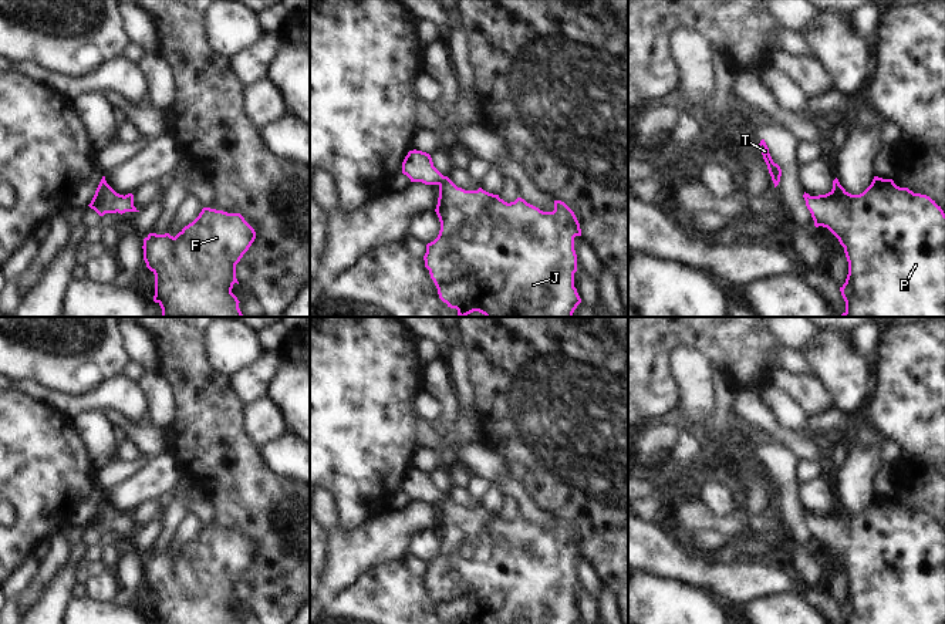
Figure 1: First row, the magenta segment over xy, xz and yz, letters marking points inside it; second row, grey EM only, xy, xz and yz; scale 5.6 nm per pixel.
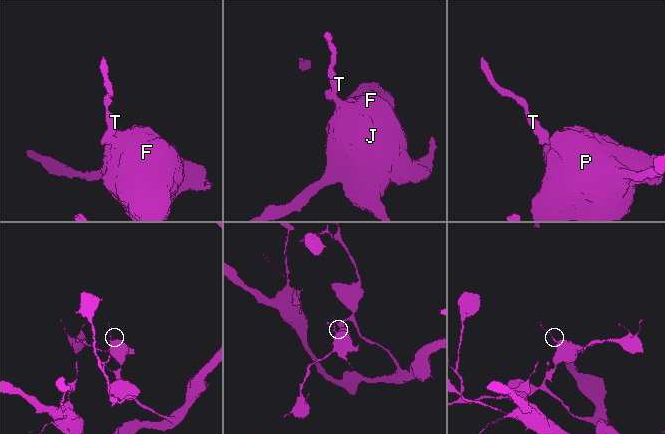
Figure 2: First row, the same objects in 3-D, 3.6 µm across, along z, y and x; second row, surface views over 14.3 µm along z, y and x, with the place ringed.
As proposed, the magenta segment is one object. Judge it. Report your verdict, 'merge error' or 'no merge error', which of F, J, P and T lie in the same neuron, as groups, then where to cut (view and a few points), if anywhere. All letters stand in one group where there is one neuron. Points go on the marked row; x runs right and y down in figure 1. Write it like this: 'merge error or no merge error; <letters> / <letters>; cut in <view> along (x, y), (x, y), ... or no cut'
no merge error; F J P T; no cut

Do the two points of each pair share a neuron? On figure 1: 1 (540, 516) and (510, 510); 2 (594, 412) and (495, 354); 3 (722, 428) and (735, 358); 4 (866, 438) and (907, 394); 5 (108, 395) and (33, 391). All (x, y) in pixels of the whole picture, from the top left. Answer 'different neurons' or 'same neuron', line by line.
1: different neurons
2: same neuron
3: different neurons
4: different neurons
5: same neuron

